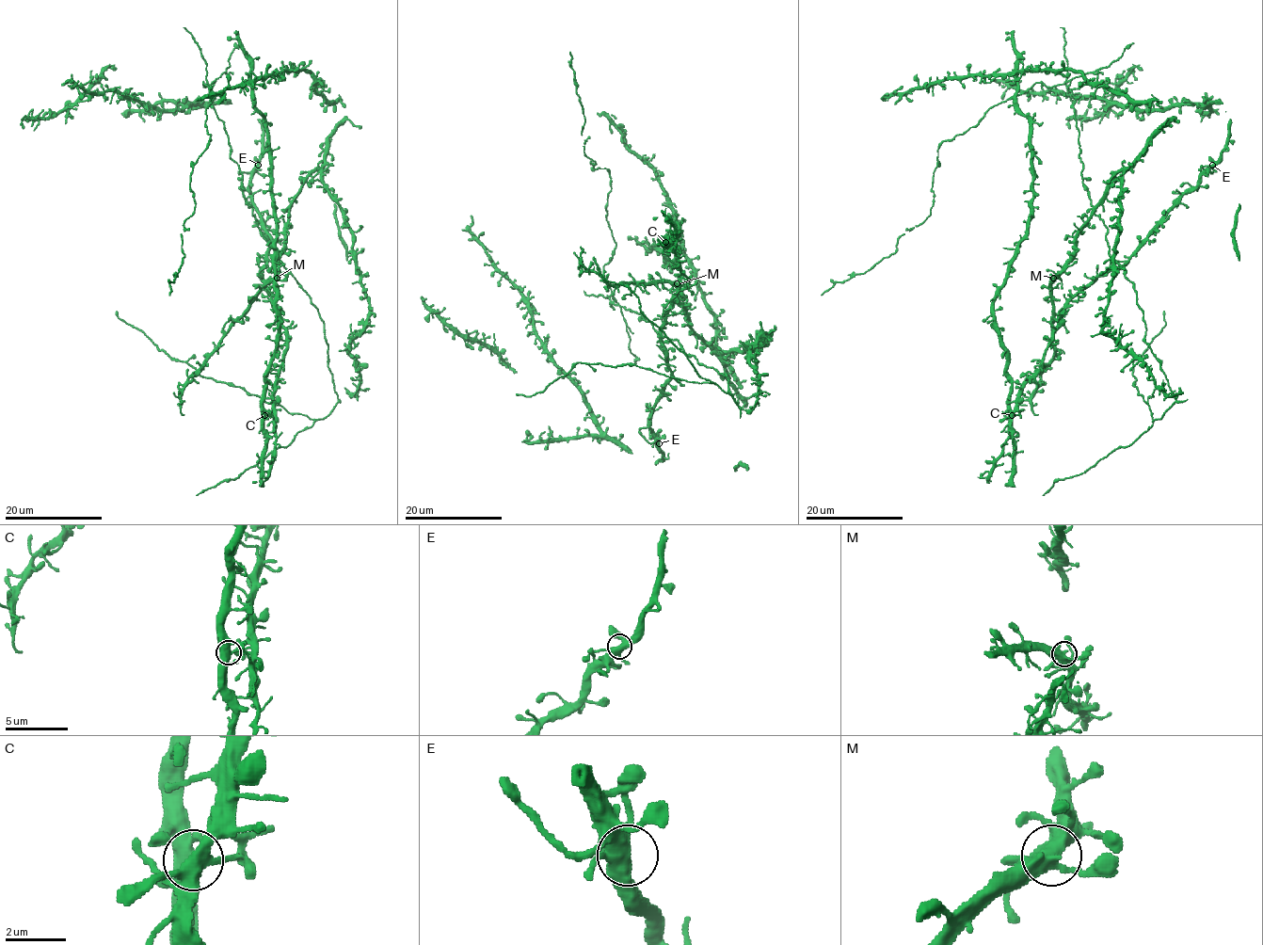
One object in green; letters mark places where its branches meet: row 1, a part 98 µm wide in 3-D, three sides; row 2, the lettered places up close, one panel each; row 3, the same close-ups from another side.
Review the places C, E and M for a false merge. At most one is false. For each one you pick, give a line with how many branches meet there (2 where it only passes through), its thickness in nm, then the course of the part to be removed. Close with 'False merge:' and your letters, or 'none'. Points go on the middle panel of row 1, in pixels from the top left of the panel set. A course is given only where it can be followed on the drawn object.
C: Branches: 5. Thickness 440 nm. Course of the part to remove: (664, 242), (678, 232), (678, 225), (677, 257), (672, 263), (655, 248), (643, 246), (627, 236)
False merge: C

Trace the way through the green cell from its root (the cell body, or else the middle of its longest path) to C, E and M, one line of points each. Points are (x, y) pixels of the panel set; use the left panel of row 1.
C: (262, 270), (264, 289), (286, 332), (286, 349), (274, 392), (274, 408), (264, 415)
E: (262, 270), (270, 235), (249, 189), (249, 177), (258, 165)
M: (262, 270), (264, 289), (272, 298), (269, 282), (270, 279), (277, 278)

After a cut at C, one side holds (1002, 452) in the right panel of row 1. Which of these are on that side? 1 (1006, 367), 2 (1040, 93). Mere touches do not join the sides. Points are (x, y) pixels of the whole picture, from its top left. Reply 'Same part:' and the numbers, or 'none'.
Same part: 2

